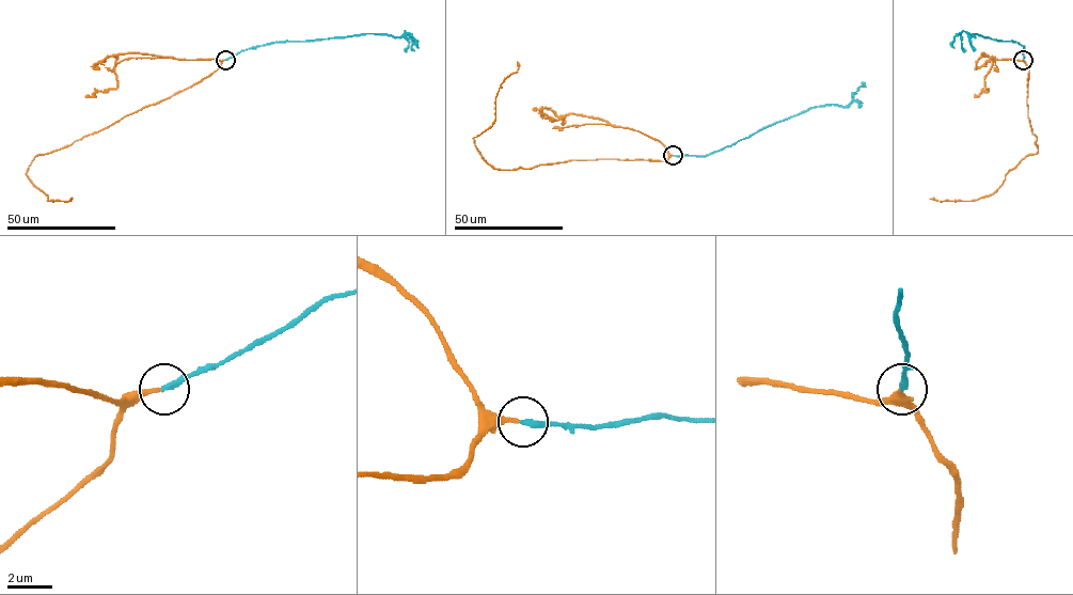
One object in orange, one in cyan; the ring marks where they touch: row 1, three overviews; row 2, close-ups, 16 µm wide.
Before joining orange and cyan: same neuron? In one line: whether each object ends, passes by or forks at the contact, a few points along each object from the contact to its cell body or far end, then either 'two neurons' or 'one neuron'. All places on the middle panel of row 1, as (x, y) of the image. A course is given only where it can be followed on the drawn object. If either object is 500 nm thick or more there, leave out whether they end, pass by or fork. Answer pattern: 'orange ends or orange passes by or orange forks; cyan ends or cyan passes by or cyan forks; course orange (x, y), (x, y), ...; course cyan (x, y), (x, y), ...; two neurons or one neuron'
orange ends; cyan ends; course orange (673, 155), (665, 160), (573, 159), (493, 168), (473, 138), (492, 125), (495, 97), (518, 62); course cyan (673, 155), (703, 156), (811, 108), (847, 107), (858, 87), (866, 87); one neuron

